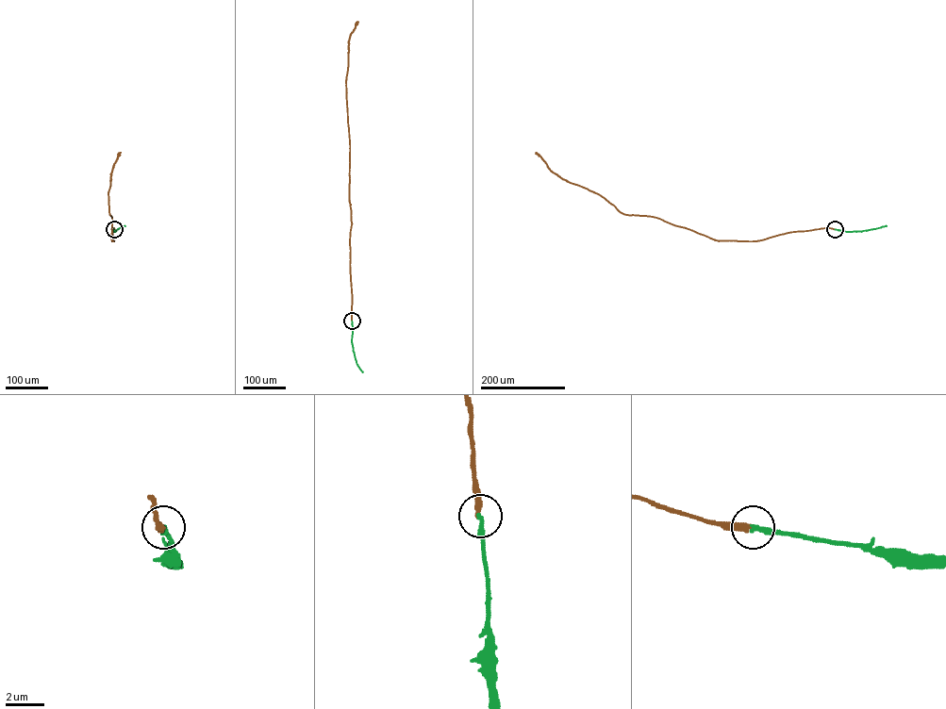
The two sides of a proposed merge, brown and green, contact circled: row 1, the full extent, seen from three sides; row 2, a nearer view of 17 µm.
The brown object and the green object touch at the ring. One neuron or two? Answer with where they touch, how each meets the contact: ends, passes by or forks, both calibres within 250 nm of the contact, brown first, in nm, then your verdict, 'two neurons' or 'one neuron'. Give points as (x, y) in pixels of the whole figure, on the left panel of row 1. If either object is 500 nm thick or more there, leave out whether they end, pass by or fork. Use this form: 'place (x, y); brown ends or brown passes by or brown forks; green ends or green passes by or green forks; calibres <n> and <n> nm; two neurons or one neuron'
place (114, 229); brown ends; green ends; calibres 320 and 240 nm; two neurons

